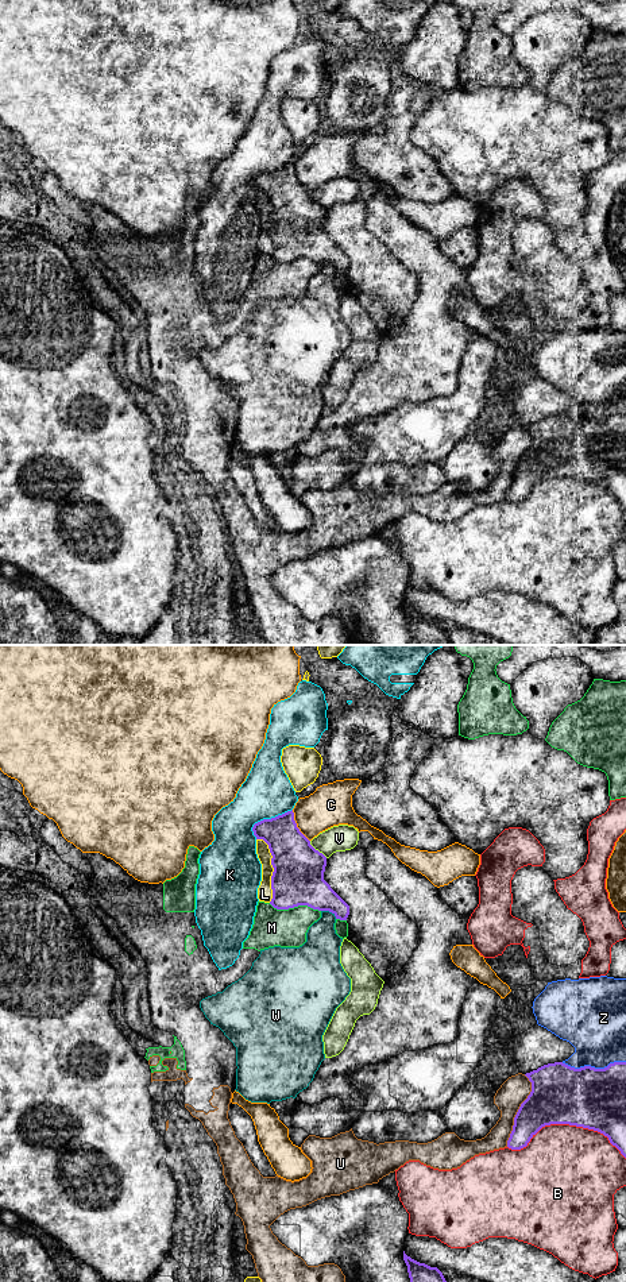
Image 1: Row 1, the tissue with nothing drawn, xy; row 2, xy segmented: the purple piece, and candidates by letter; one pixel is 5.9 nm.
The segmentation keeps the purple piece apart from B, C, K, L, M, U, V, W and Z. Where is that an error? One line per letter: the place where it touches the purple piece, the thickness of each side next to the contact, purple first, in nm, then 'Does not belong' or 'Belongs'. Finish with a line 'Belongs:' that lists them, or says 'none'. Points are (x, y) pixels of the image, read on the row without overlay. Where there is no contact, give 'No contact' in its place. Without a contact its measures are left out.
B: Touches purple at xy (567, 475). Thickness 360 nm (purple) against 480 nm. Does not belong
C: Touches purple at xy (296, 178). Thickness 300 nm (purple) against 260 nm. Does not belong
K: Touches purple at xy (266, 172). Thickness 240 nm (purple) against 300 nm. Does not belong
L: Touches purple at xy (273, 219). Thickness 300 nm (purple) against 100 nm. Does not belong
M: Touches purple at xy (294, 258). Thickness 300 nm (purple) against 220 nm. Does not belong
U: Touches purple at xy (518, 463). Thickness 320 nm (purple) against 170 nm. Does not belong
V: Touches purple at xy (317, 203). Thickness 300 nm (purple) against 160 nm. Does not belong
W: Touches purple at xy (329, 263). Thickness 280 nm (purple) against 220 nm. Does not belong
Z: Touches purple at xy (592, 420). Thickness 360 nm (purple) against 360 nm. Does not belong
Belongs: none

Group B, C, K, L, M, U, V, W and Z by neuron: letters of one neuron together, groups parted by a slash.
B / C / K / L / M U / V / W / Z

